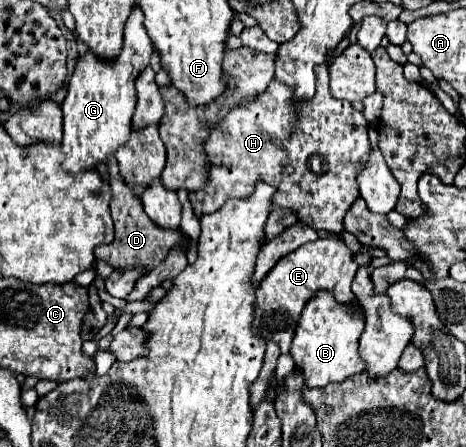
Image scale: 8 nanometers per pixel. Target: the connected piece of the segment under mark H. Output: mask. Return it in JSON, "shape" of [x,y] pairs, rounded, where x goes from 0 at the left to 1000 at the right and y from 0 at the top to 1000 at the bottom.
{"shape":[[[685,143],[685,188],[680,206],[667,224],[650,224],[650,233],[624,233],[624,197],[599,188],[599,179],[582,179],[573,206],[560,206],[556,219],[530,224],[530,233],[504,233],[479,273],[453,291],[448,313],[440,318],[440,345],[448,358],[448,403],[436,421],[406,430],[406,447],[423,488],[436,479],[453,479],[470,470],[491,443],[526,447],[547,425],[556,403],[573,403],[590,416],[590,438],[582,447],[582,474],[590,465],[624,465],[642,497],[676,510],[680,519],[736,519],[736,483],[753,465],[753,456],[770,443],[766,394],[775,376],[788,371],[788,349],[796,340],[788,313],[788,268],[745,224],[719,224],[706,206],[706,166],[702,143]]]}

